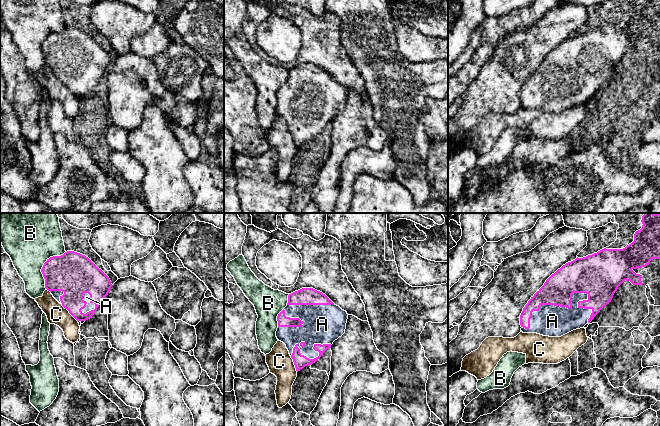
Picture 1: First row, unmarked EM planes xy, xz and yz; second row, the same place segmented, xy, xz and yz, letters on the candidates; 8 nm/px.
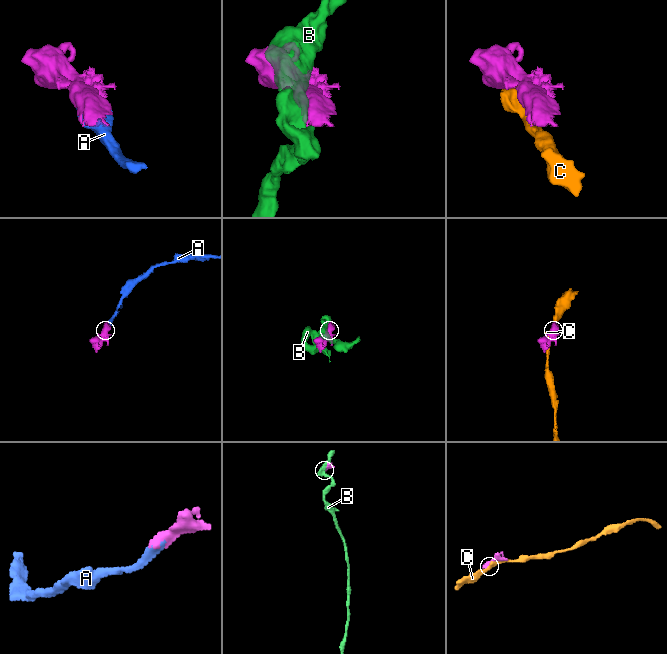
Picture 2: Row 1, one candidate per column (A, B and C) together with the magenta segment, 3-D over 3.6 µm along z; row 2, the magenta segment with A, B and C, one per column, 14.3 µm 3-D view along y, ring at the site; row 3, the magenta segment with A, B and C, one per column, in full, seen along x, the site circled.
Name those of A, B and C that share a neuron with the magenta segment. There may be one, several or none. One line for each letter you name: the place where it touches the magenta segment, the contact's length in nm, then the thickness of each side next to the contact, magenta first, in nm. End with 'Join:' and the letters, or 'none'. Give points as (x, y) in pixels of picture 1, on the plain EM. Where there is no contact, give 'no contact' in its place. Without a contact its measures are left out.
A: contact yz (554, 81); length 600 nm; calibres 240 and 240 nm
Join: A

